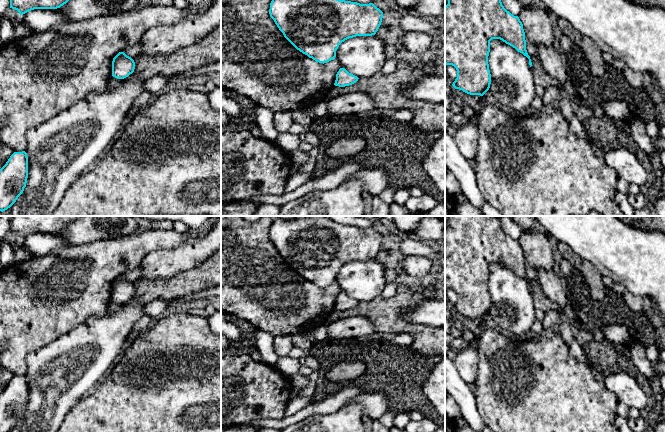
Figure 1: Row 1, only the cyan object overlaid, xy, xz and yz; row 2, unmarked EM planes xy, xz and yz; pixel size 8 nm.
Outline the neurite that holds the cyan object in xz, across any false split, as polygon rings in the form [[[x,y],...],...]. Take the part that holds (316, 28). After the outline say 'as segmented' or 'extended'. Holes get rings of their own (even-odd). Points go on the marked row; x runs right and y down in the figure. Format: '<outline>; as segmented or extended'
[[[272,0],[269,14],[297,50],[323,64],[335,59],[336,50],[345,40],[375,35],[383,18],[383,12],[373,3],[345,0]]]; as segmented

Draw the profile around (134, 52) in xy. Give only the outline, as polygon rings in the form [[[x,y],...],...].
[[[221,24],[195,44],[179,48],[168,55],[145,57],[141,54],[142,49],[142,43],[138,42],[133,46],[126,47],[122,52],[134,60],[135,69],[133,73],[138,74],[144,80],[150,79],[156,75],[173,77],[180,73],[203,68],[221,60]]]

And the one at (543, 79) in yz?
[[[526,42],[526,50],[532,62],[531,70],[536,86],[541,85],[544,88],[548,86],[557,86],[558,85],[557,80],[553,79],[544,70],[543,65],[538,57],[538,51],[536,45]]]

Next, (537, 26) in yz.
[[[523,7],[519,14],[525,40],[533,45],[553,46],[555,35],[549,15],[537,7]]]

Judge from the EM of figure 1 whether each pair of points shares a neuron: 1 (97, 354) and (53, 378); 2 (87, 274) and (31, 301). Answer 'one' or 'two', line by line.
1: one
2: one

